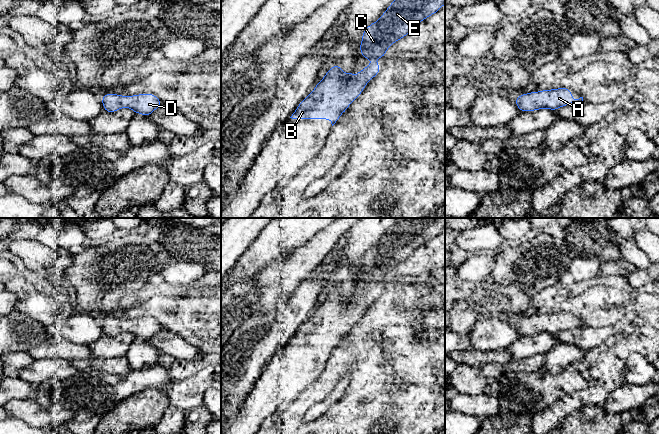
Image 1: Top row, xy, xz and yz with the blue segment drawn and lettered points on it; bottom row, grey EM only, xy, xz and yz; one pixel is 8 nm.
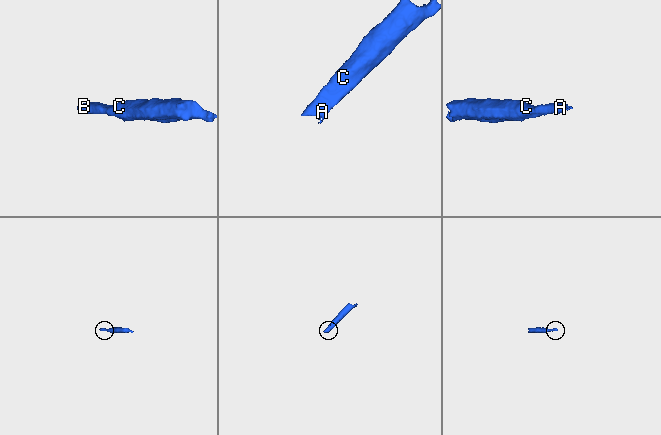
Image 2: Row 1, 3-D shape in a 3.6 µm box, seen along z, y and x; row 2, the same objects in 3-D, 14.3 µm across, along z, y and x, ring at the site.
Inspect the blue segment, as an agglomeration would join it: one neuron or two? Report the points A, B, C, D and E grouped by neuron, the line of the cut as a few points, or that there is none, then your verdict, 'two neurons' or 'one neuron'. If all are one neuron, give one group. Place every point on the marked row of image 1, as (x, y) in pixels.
A B C D E; no cut; one neuron

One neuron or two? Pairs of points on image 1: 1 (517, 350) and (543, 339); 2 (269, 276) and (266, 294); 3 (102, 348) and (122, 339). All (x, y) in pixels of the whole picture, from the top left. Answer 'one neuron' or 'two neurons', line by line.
1: one neuron
2: one neuron
3: one neuron

